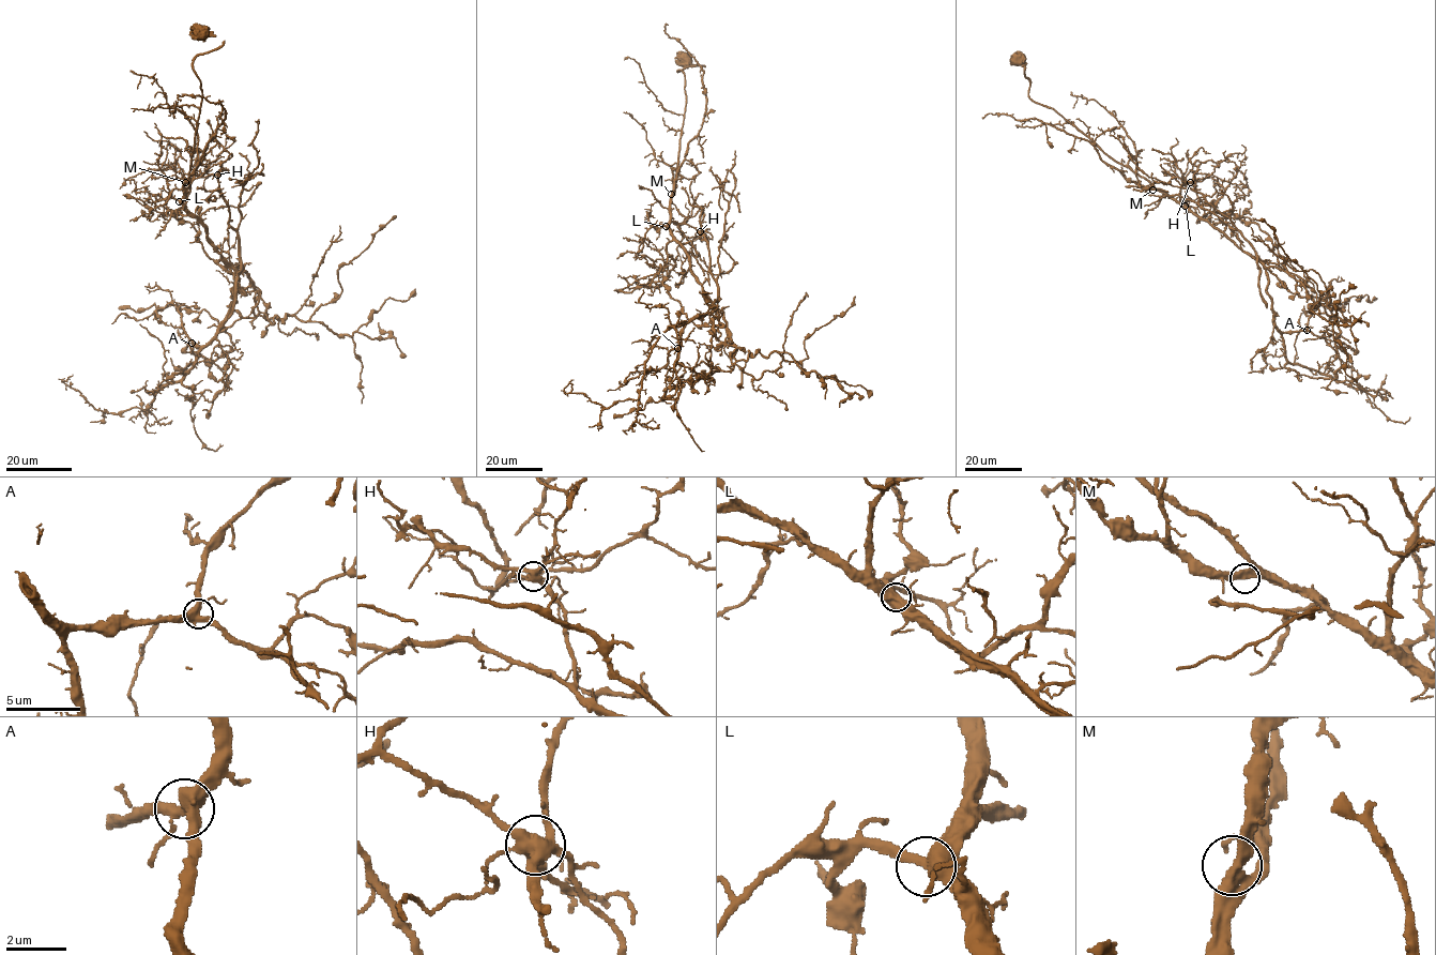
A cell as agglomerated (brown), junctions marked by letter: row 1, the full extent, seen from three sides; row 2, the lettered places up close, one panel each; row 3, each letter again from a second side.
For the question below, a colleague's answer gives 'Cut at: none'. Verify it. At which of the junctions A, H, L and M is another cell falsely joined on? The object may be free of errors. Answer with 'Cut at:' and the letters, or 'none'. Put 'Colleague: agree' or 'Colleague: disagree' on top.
Colleague: disagree
Cut at: H

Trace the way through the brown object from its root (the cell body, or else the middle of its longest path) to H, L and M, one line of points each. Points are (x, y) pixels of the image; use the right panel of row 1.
H: (1018, 58), (1024, 62), (1028, 96), (1054, 109), (1115, 160), (1178, 201), (1182, 184), (1190, 182)
L: (1018, 58), (1024, 62), (1033, 101), (1054, 109), (1106, 154), (1185, 206)
M: (1018, 58), (1024, 62), (1033, 101), (1054, 109), (1104, 152), (1144, 178), (1152, 190)

